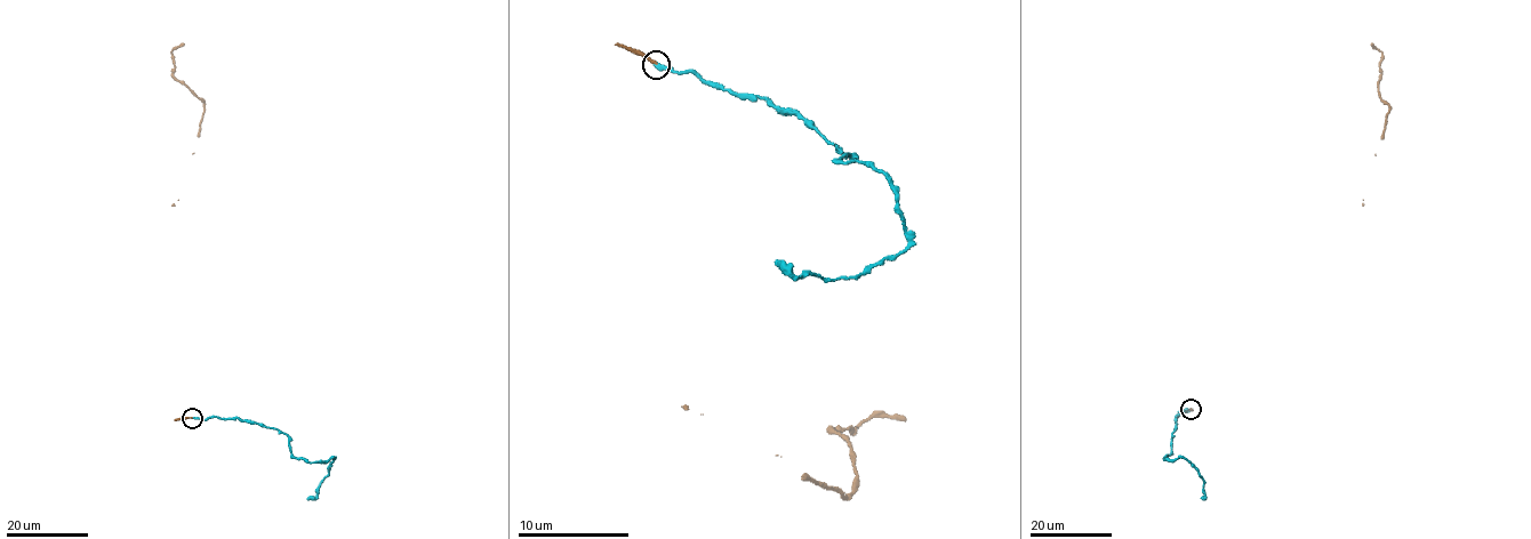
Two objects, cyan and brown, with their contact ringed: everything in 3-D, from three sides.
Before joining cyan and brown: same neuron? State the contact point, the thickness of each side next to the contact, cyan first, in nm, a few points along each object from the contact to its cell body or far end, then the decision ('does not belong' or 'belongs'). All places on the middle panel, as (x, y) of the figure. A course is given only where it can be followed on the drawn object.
place (656, 64); calibres 320 and 180 nm; course cyan (656, 65), (769, 96), (852, 152), (842, 161), (882, 171), (902, 252), (839, 279), (775, 260); course brown (656, 63), (630, 50), (684, 407), (843, 497), (856, 467), (832, 429), (872, 417), (906, 420); belongs

